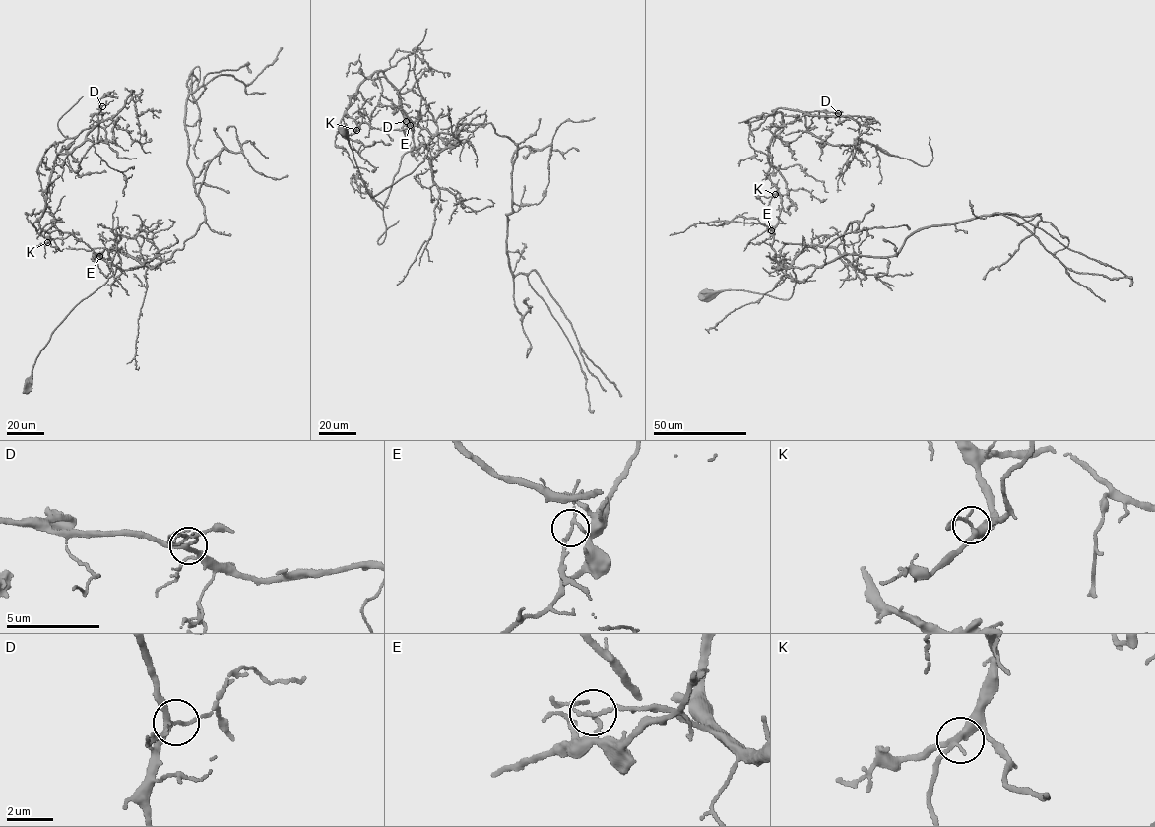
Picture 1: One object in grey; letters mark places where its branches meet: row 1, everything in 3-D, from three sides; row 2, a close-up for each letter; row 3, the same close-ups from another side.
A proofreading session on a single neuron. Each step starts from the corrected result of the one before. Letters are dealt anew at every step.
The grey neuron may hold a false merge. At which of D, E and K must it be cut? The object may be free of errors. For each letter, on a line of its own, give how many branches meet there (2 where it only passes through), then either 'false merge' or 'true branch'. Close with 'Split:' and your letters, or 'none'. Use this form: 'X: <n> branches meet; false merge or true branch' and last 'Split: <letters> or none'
D: 3 branches meet; true branch
E: 3 branches meet; false merge
K: 3 branches meet; true branch
Split: E

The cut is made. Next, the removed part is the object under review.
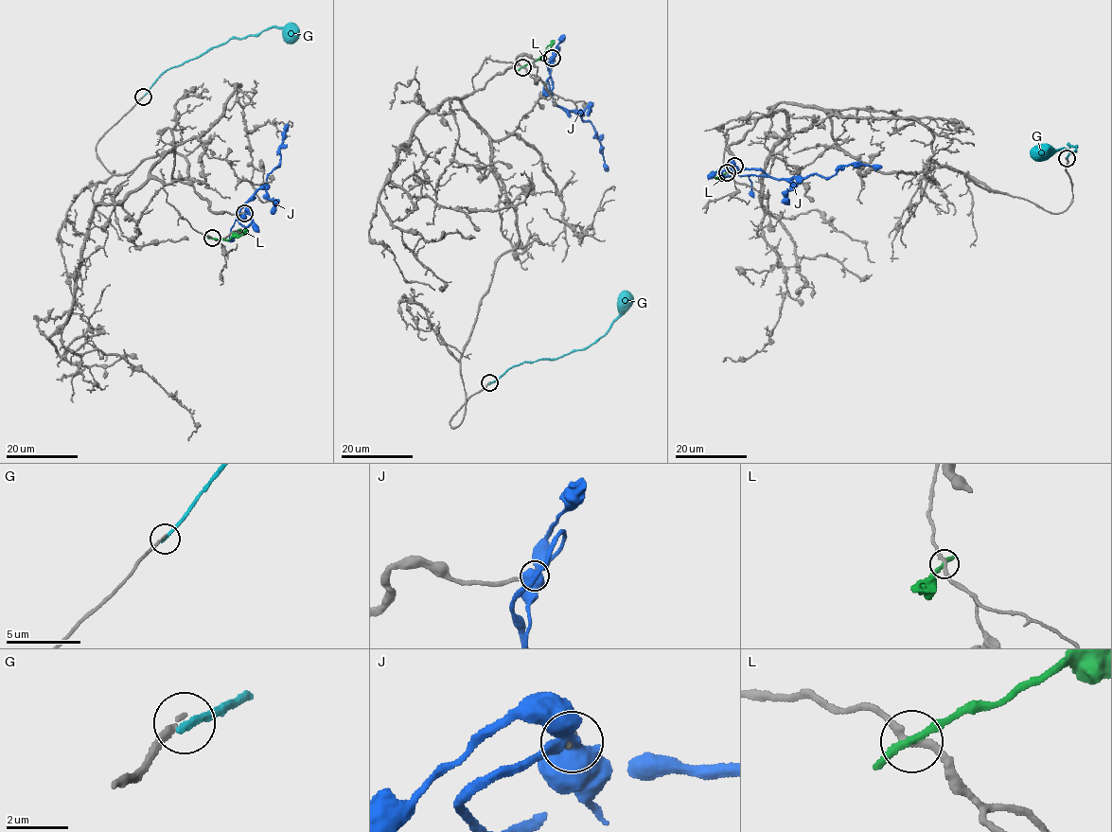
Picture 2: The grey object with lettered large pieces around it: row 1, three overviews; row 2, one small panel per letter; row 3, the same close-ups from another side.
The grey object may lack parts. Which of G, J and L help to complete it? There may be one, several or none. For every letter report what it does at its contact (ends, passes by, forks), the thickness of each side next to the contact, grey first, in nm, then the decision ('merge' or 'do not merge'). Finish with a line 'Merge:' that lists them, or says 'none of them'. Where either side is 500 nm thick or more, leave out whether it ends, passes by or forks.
G: it ends; calibres 180 and 240 nm; do not merge
J: it forks; calibres 320 and 400 nm; merge
L: it passes by; calibres 220 and 240 nm; do not merge
Merge: J

